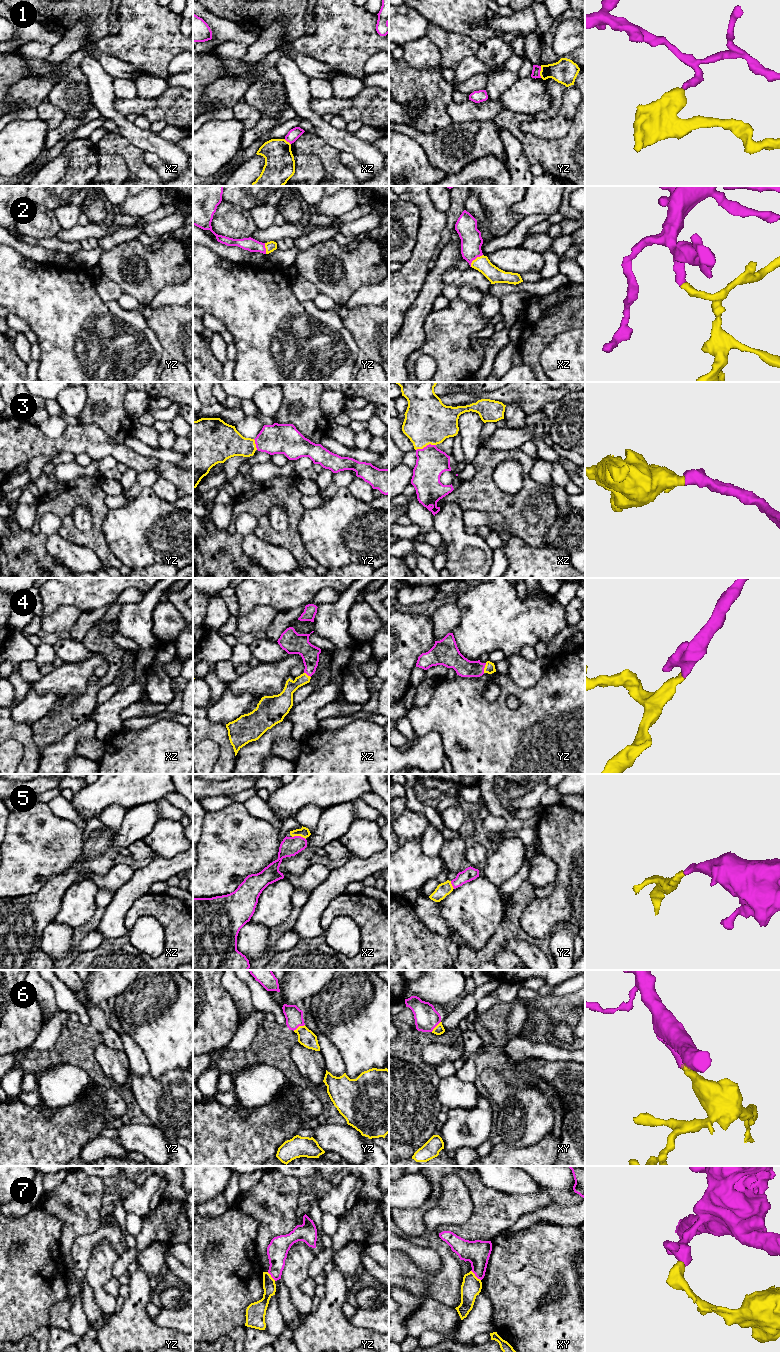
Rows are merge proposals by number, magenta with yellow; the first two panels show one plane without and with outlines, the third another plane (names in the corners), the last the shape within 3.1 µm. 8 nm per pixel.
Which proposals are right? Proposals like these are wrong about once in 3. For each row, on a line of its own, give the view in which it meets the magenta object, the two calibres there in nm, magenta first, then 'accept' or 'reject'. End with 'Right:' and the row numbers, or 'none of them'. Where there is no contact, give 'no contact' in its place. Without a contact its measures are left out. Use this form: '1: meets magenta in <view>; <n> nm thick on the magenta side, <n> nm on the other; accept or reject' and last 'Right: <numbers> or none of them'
1: meets magenta in yz; 70 nm thick on the magenta side, 200 nm on the other; reject
2: meets magenta in xz; 180 nm thick on the magenta side, 130 nm on the other; accept
3: meets magenta in xz; 240 nm thick on the magenta side, 360 nm on the other; accept
4: meets magenta in yz; 150 nm thick on the magenta side, 80 nm on the other; accept
5: meets magenta in xz; 160 nm thick on the magenta side, 90 nm on the other; accept
6: meets magenta in yz; 140 nm thick on the magenta side, 140 nm on the other; accept
7: meets magenta in xy; 200 nm thick on the magenta side, 160 nm on the other; reject
Right: 2, 3, 4, 5, 6

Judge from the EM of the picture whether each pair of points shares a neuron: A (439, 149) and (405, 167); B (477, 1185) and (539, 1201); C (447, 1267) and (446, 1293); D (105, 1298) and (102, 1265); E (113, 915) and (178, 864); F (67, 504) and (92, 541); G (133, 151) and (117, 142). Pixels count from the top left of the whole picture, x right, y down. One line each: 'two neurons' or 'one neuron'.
A: two neurons
B: one neuron
C: one neuron
D: one neuron
E: one neuron
F: one neuron
G: one neuron

